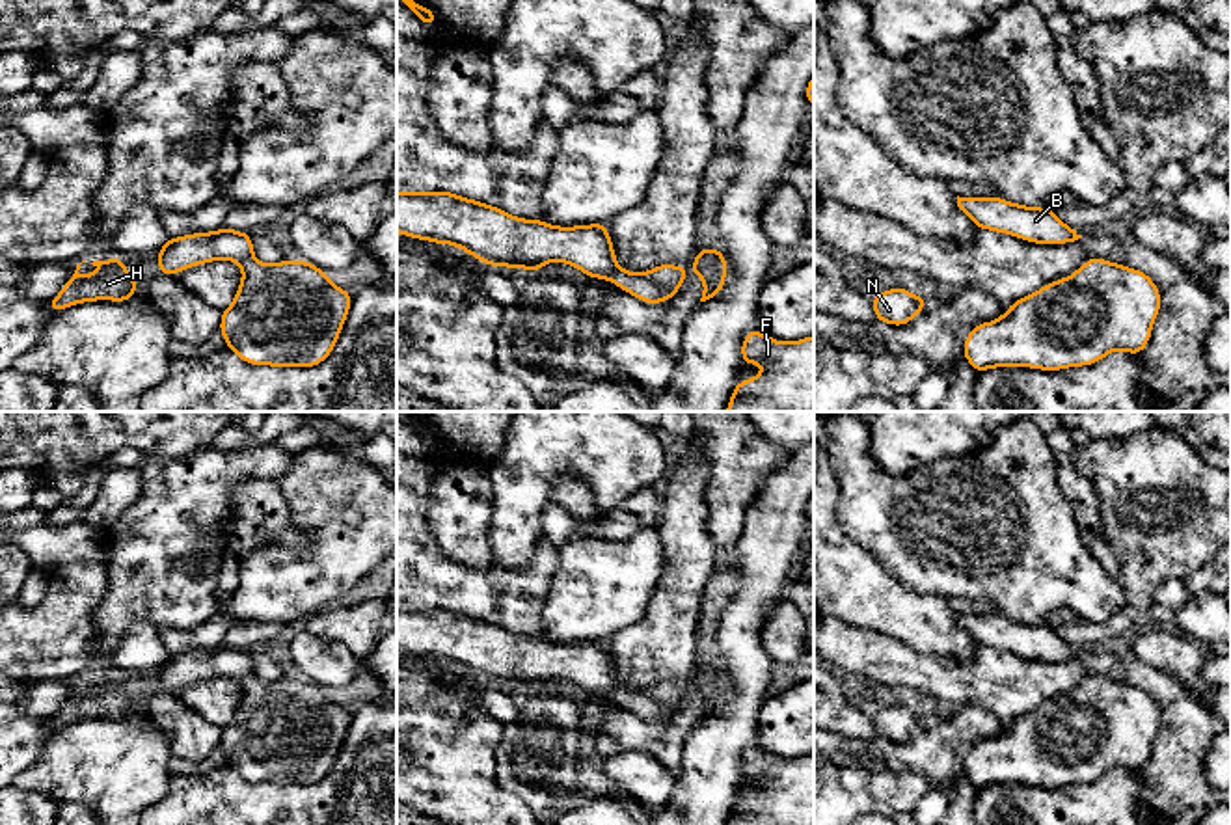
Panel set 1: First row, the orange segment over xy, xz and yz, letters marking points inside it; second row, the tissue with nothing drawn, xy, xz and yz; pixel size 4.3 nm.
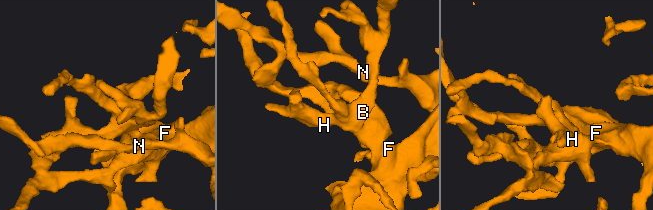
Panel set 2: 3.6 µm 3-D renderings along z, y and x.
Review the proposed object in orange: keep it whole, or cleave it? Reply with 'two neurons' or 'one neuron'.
one neuron

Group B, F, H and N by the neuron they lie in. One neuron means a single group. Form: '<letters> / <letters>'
B F H N

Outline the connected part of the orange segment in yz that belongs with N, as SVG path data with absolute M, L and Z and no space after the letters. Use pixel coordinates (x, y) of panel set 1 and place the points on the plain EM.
M903 704L872 713L872 723L877 739L888 739L892 743L905 743L927 723L927 715L916 713Z

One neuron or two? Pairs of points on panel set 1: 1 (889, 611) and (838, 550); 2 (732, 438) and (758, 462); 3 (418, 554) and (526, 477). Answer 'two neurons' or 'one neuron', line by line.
1: one neuron
2: one neuron
3: two neurons

